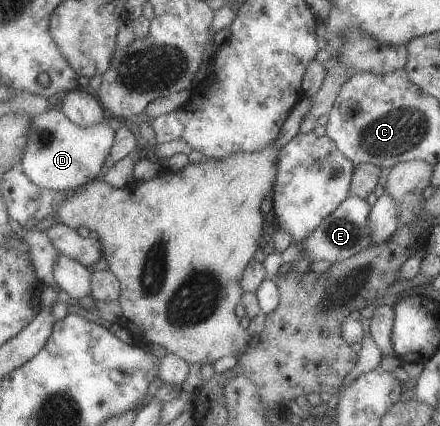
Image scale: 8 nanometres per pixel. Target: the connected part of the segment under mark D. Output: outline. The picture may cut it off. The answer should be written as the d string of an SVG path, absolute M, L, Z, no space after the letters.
M47 110L29 116L29 130L25 138L27 140L18 167L27 176L27 180L41 189L65 192L97 179L115 142L115 132L107 121L82 128L60 111Z

